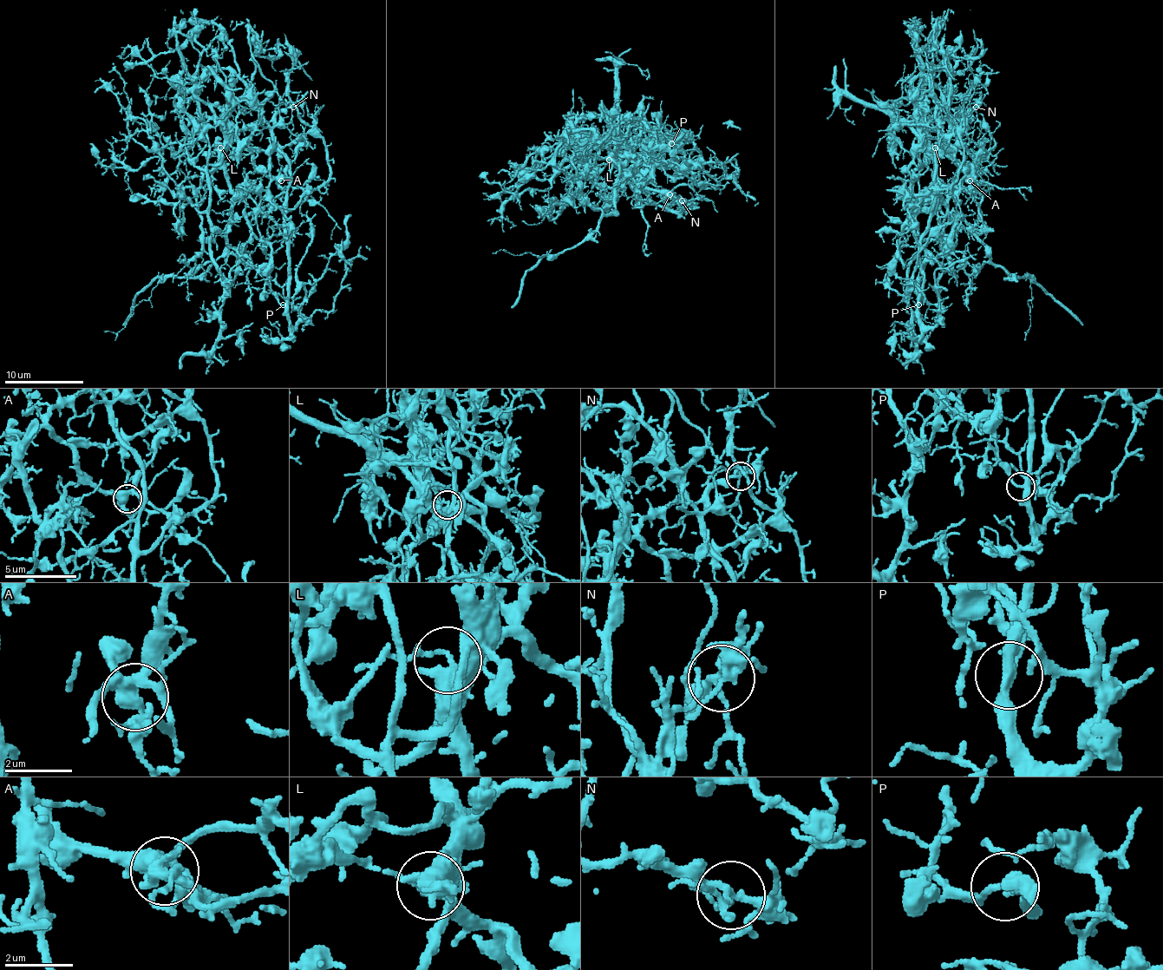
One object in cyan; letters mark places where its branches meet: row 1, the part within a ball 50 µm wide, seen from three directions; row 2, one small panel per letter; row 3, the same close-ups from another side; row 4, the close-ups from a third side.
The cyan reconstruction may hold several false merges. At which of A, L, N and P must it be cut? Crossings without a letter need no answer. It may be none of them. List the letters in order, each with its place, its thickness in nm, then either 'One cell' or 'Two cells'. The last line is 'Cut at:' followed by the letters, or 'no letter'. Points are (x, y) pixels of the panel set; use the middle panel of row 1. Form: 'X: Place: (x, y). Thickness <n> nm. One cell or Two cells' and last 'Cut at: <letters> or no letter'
A: Place: (669, 194). Thickness 420 nm. One cell
L: Place: (609, 160). Thickness 400 nm. Two cells
N: Place: (682, 200). Thickness 180 nm. One cell
P: Place: (671, 143). Thickness 280 nm. One cell
Cut at: L

